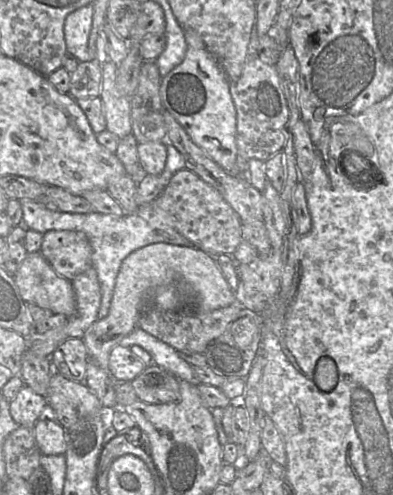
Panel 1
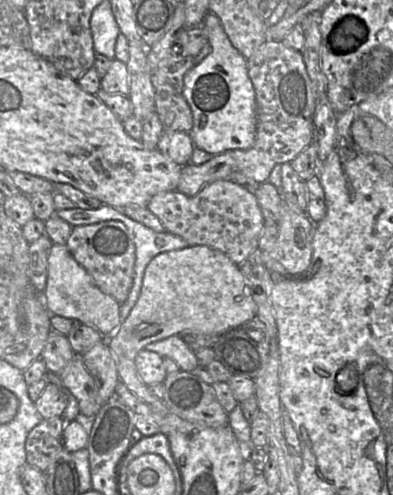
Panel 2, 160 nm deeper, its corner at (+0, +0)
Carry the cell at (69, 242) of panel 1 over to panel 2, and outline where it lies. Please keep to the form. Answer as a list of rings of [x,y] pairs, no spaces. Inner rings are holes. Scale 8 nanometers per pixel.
[[[112,220],[74,227],[65,245],[104,294],[120,305],[126,301],[135,275],[137,244],[134,233],[124,223]]]

